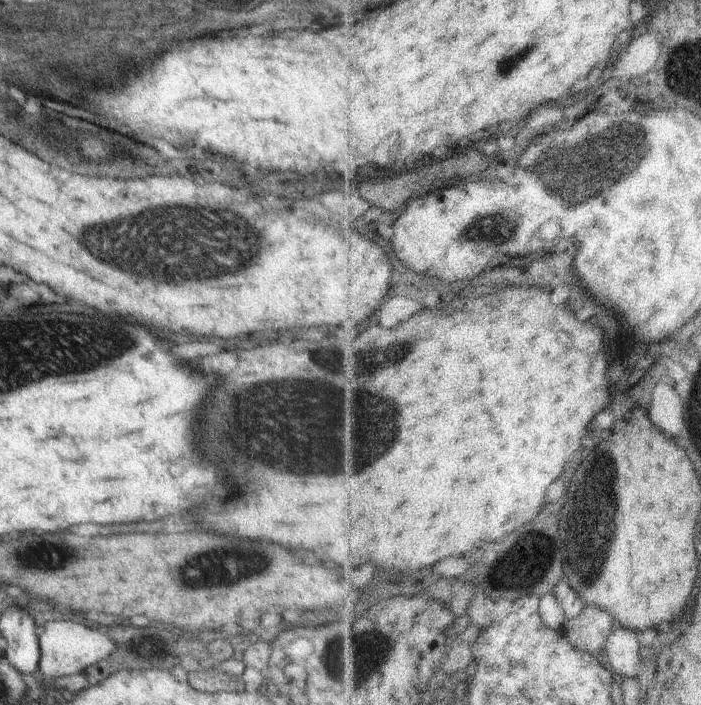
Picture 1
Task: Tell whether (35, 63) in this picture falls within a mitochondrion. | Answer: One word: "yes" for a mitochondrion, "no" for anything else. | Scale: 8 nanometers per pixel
yes

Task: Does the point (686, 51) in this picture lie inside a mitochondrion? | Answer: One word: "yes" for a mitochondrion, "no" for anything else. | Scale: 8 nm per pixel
no

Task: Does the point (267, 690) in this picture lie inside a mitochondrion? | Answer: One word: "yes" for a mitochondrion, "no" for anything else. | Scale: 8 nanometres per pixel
no

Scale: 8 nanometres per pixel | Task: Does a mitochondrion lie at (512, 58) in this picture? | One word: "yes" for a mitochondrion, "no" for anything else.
yes

